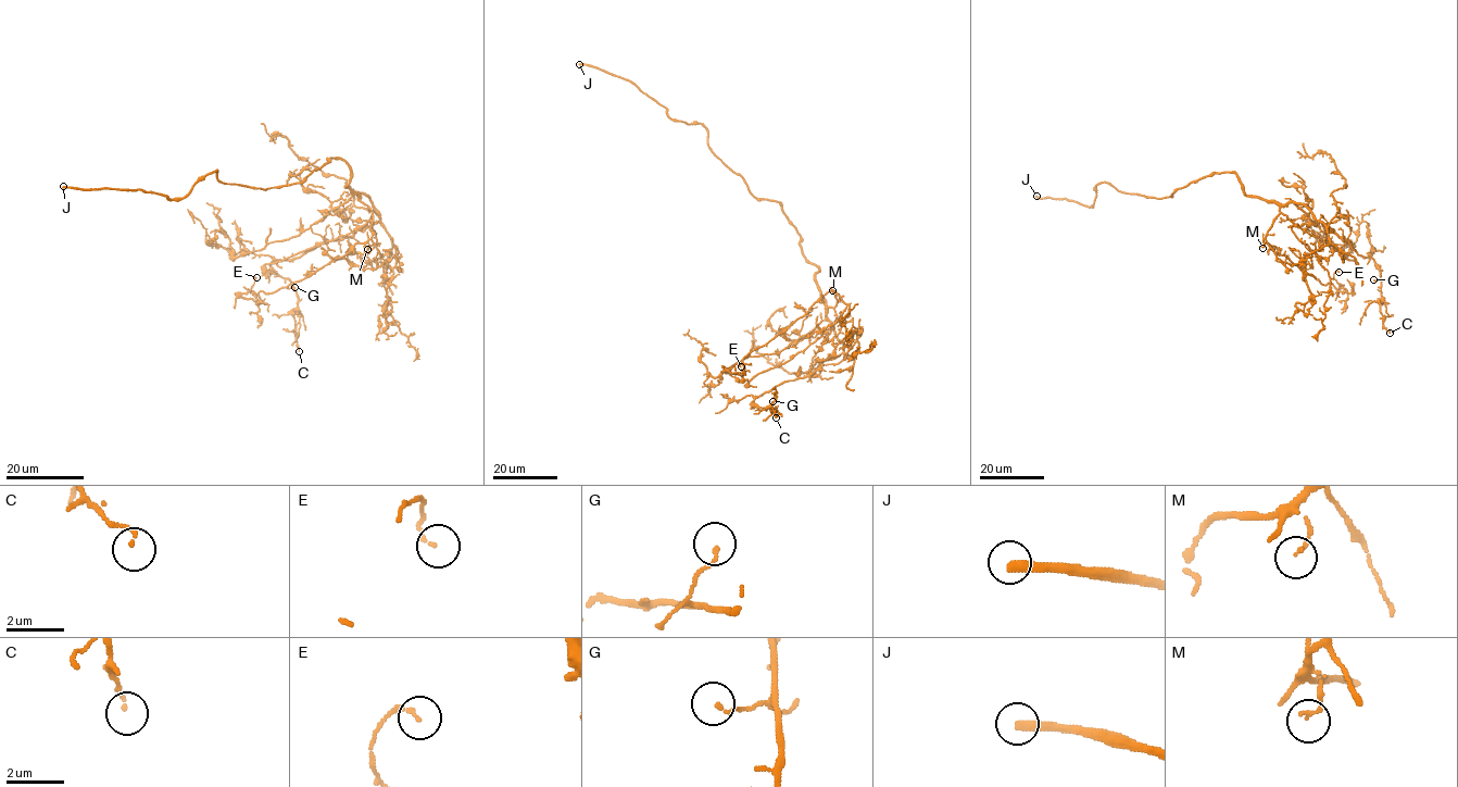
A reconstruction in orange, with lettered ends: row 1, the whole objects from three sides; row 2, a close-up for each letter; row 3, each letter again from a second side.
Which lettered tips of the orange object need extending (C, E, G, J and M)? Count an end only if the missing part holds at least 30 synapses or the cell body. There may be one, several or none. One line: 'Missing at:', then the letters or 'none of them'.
Missing at: J, M

